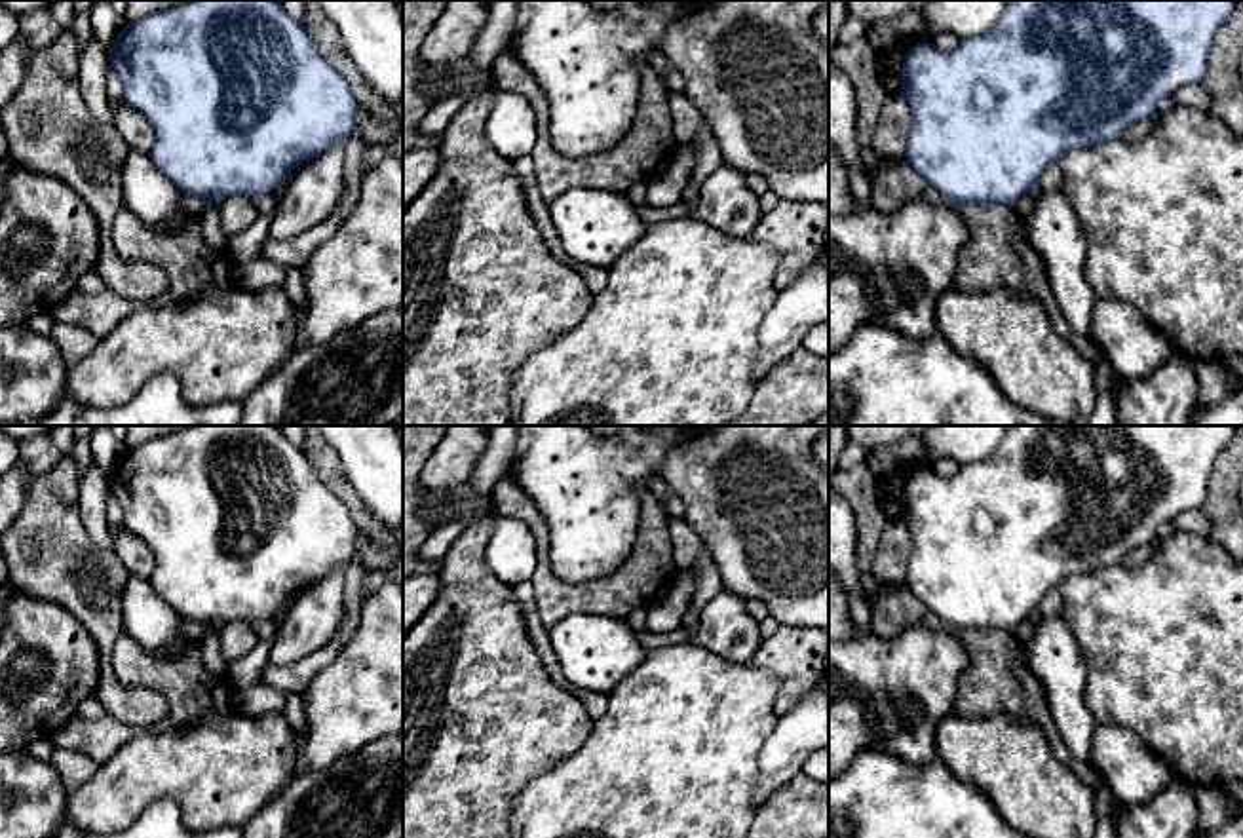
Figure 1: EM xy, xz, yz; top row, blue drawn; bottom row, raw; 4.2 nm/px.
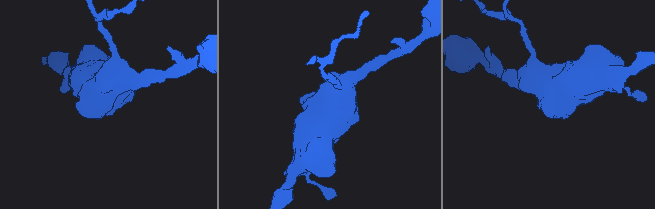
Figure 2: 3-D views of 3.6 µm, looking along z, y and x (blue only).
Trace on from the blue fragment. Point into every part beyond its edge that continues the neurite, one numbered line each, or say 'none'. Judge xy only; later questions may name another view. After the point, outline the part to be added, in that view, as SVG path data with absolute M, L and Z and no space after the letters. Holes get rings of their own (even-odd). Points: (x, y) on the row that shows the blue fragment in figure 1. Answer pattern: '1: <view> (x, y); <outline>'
1: xy (211, 228); M207 205L200 219L205 243L220 255L226 253L230 236L222 230L219 205Z

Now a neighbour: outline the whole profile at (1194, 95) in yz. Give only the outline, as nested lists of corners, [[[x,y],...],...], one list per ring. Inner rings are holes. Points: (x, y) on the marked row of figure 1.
[[[1188,84],[1171,95],[1175,105],[1197,108],[1211,114],[1209,93],[1199,84]]]

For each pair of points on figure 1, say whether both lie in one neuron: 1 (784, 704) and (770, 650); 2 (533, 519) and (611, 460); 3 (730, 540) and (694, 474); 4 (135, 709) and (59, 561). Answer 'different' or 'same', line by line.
1: same
2: different
3: same
4: same

